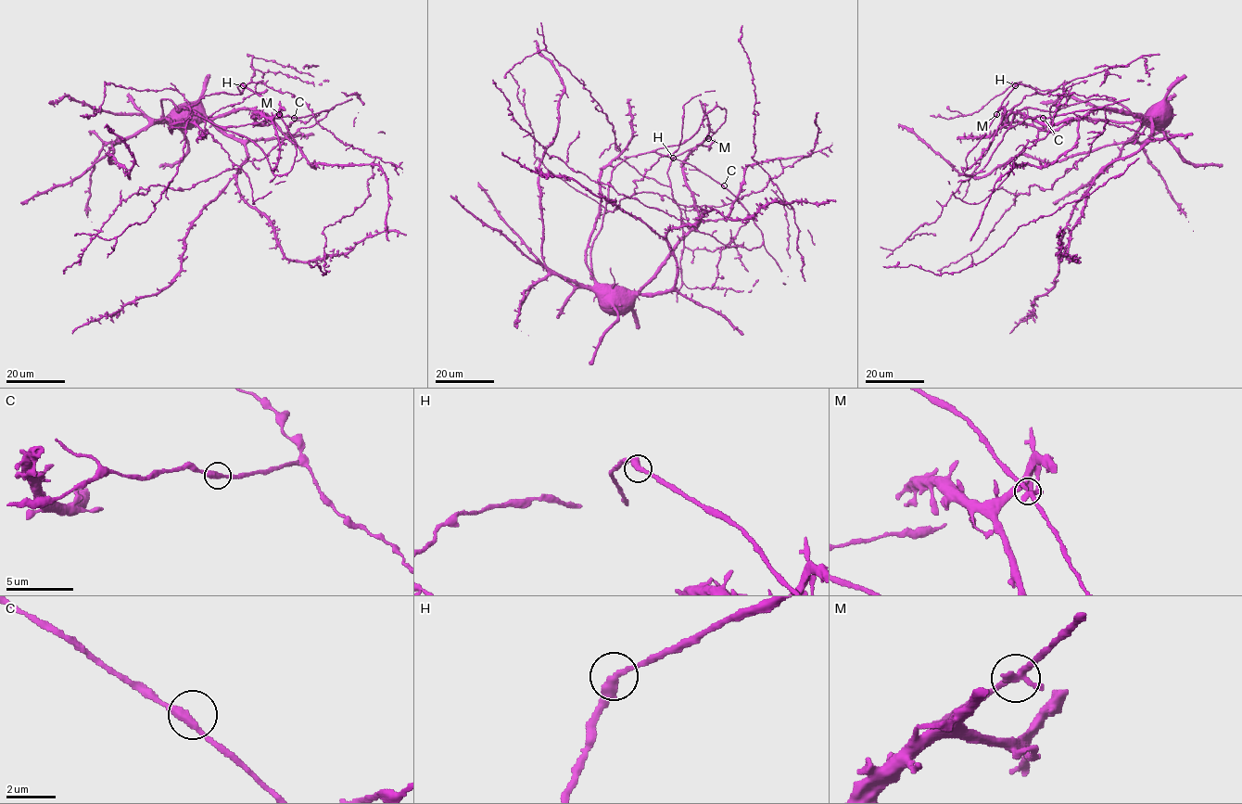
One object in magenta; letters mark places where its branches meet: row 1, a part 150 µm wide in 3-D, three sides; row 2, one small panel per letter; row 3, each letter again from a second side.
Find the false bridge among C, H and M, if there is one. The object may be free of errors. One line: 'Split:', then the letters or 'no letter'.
Split: no letter

